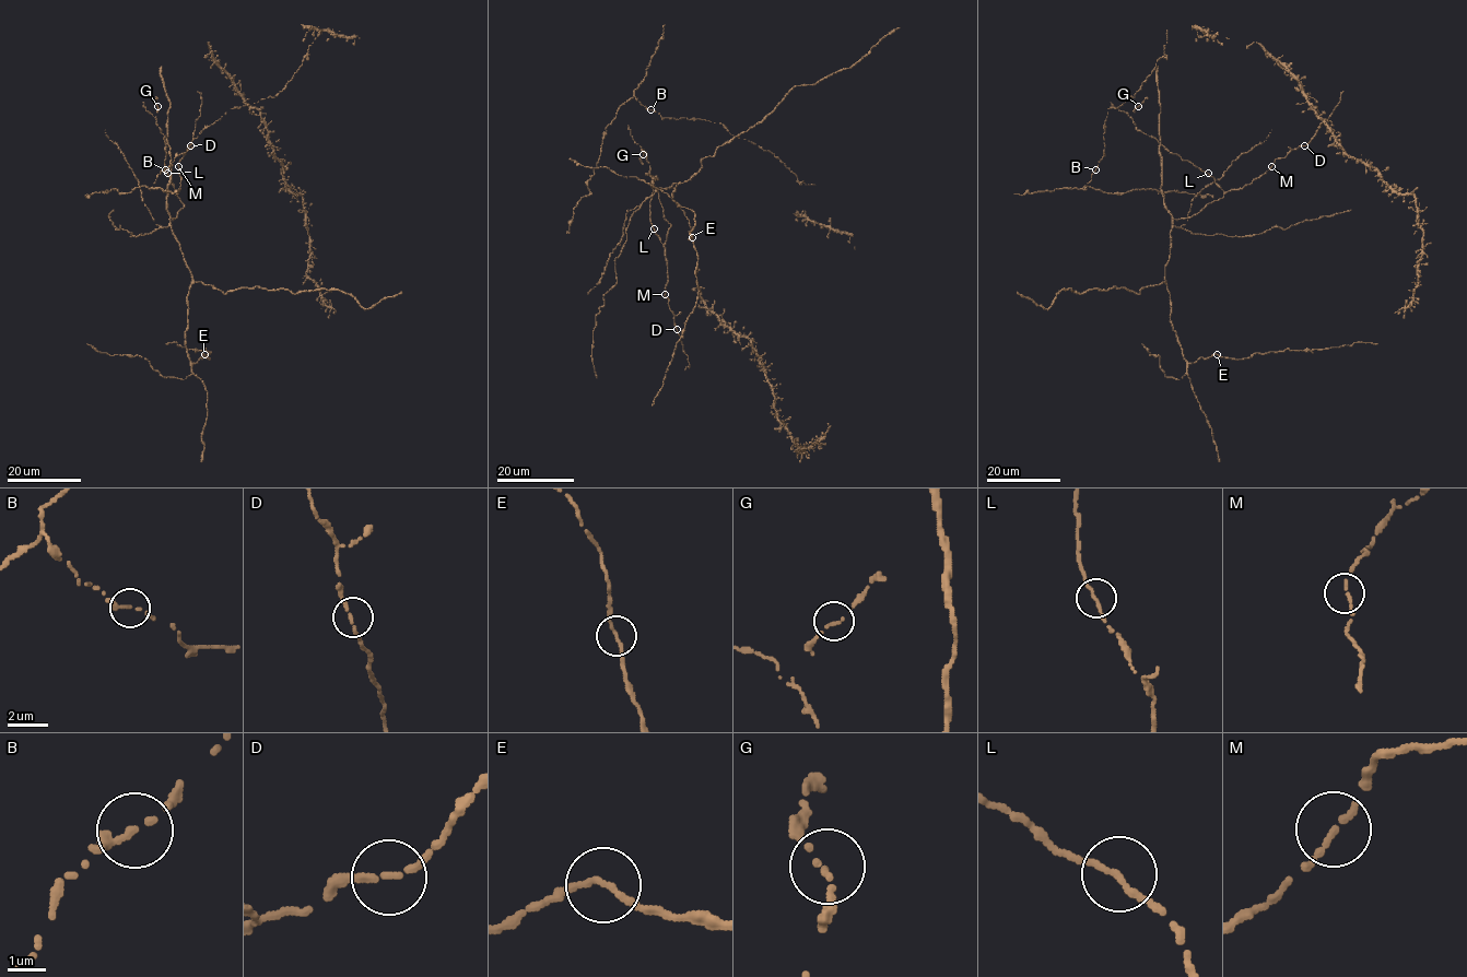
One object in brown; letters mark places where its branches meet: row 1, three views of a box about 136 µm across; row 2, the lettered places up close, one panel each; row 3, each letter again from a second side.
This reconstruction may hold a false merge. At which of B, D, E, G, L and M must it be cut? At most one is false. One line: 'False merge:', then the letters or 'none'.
False merge: none

